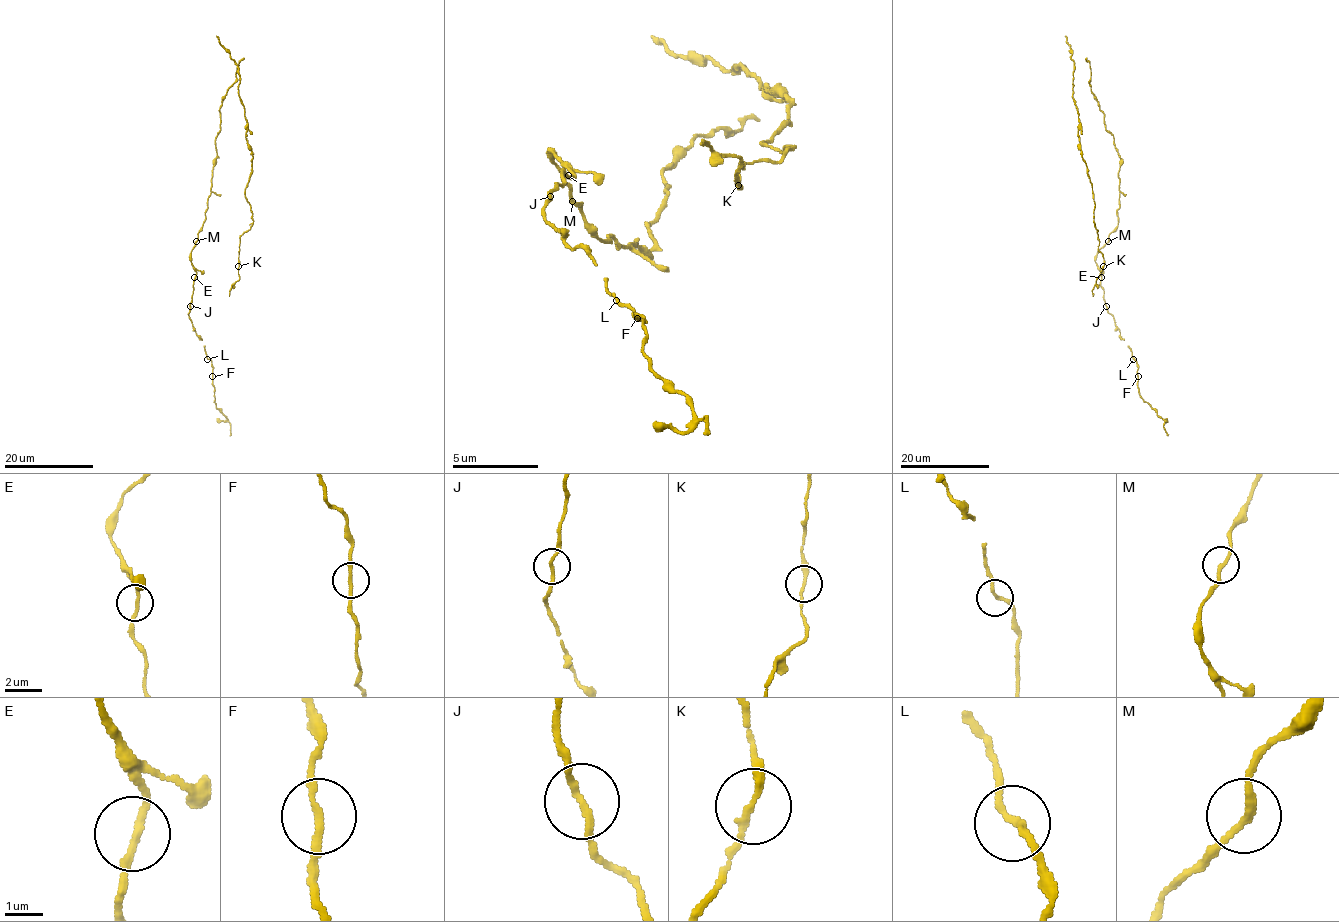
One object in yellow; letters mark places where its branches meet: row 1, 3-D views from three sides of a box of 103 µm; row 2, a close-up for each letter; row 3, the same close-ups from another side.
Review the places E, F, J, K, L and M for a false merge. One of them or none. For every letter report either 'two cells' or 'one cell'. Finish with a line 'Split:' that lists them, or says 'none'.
E: one cell
F: one cell
J: one cell
K: one cell
L: one cell
M: one cell
Split: none

